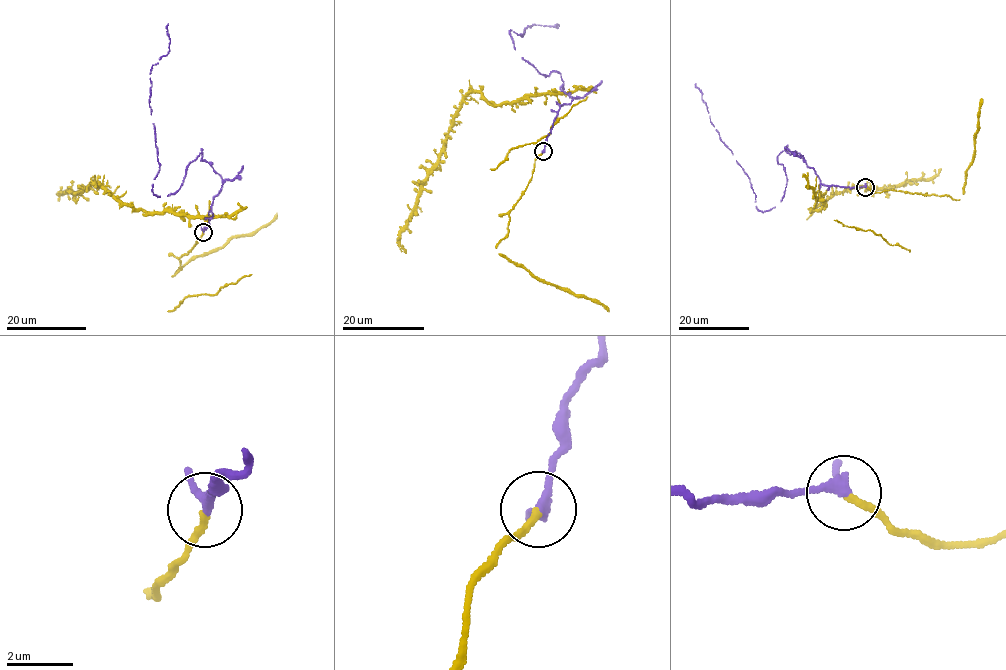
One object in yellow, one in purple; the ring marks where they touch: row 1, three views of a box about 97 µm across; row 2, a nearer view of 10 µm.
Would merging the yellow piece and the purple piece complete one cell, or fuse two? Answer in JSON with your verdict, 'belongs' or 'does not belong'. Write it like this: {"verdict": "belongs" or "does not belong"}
{"verdict": "belongs"}

